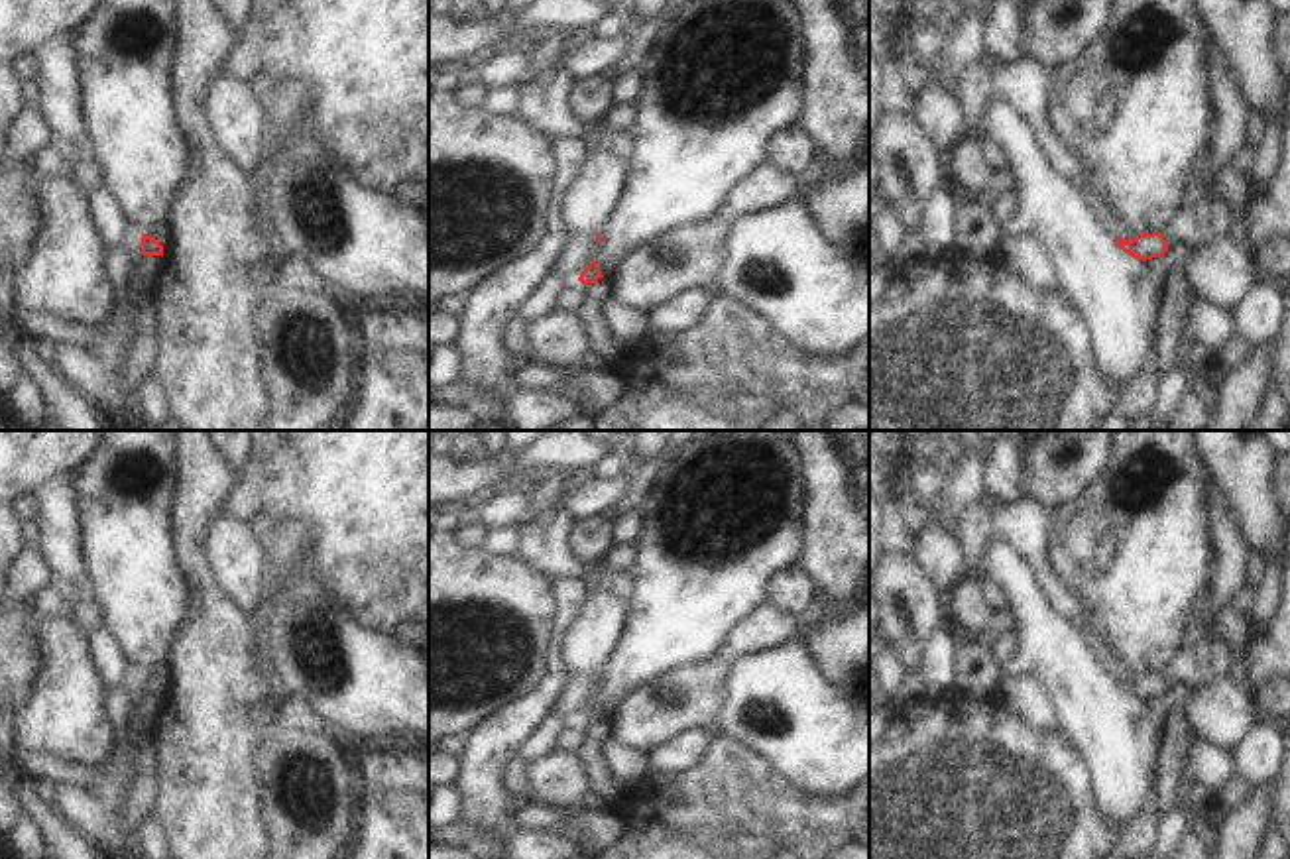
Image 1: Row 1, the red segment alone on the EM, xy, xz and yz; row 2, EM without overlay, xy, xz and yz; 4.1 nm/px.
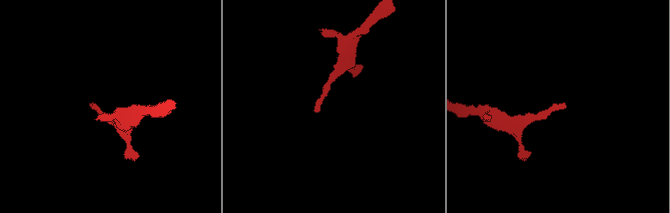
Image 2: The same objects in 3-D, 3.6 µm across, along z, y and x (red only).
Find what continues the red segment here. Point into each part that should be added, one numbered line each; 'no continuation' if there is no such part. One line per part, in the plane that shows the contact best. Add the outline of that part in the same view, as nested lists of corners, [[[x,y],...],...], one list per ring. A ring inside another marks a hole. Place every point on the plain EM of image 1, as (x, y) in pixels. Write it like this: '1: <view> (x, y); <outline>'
1: xy (162, 675); [[[167,664],[153,666],[146,674],[153,676],[163,686],[163,690],[171,684],[171,672]]]

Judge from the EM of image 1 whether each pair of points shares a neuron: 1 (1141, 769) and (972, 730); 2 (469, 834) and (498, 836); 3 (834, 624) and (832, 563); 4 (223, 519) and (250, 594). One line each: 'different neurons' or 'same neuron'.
1: different neurons
2: same neuron
3: different neurons
4: same neuron

